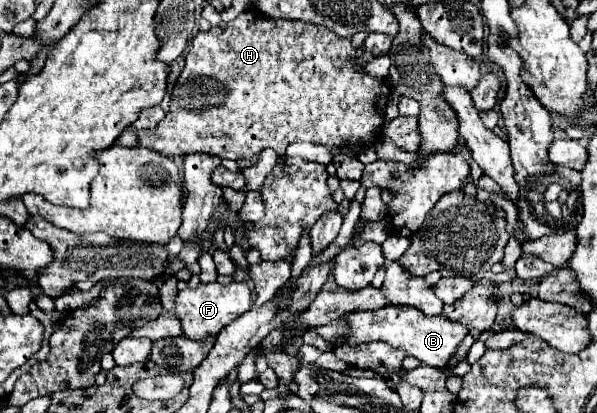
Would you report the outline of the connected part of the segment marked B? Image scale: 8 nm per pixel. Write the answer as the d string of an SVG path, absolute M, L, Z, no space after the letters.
M386 305L378 311L358 311L348 315L350 337L348 345L384 341L392 347L402 347L408 355L416 357L422 365L440 367L446 365L454 355L462 339L468 335L468 327L456 321L448 321L446 317L426 317L422 311L408 305Z

